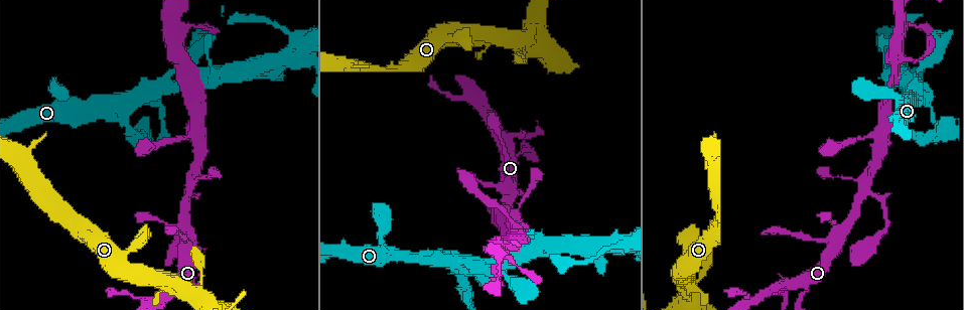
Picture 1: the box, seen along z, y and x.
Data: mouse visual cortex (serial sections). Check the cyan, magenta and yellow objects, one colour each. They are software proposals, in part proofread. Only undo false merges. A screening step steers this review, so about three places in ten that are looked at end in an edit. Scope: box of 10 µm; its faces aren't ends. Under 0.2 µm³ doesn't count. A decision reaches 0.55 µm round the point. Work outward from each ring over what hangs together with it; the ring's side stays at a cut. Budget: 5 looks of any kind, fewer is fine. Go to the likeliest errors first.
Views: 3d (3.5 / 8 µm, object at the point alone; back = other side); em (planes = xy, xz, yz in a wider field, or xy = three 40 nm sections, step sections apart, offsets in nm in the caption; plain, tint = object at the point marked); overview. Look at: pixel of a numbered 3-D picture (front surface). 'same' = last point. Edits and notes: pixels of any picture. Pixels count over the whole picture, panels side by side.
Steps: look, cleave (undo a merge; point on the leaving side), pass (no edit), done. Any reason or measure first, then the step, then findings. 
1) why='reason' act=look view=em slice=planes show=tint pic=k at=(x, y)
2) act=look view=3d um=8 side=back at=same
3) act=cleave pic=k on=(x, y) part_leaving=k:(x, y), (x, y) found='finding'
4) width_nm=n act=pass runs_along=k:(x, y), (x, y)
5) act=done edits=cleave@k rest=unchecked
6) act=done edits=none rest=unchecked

act=look view=3d um=3.5 pic=1 at=(864, 192)

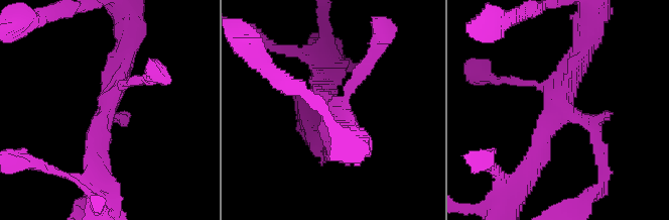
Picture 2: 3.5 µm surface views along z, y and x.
act=look view=em slice=xy step=3 show=tint pic=2 at=(562, 112)

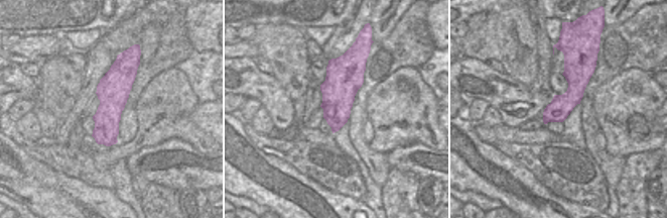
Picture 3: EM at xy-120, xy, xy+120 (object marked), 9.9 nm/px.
act=pass runs_along=3:(122, 59), (108, 115), (108, 143) found='continuous, no second cell'

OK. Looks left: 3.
why='narrows sharply' act=look view=3d um=3.5 pic=1 at=(718, 213)

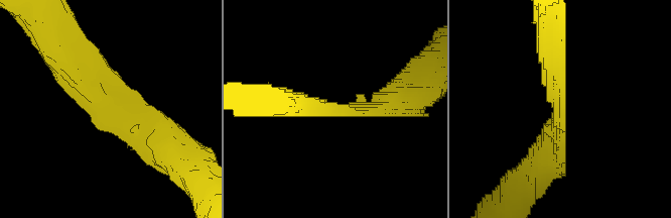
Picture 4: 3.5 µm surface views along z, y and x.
act=look view=em slice=xy step=2 show=tint pic=4 at=(108, 109)

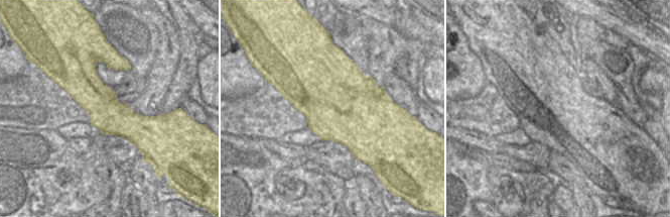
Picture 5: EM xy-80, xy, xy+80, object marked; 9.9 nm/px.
act=look view=em slice=xy step=5 show=tint at=same

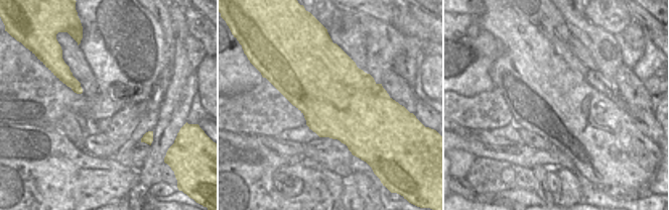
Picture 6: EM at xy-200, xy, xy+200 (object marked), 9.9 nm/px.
act=pass runs_along=4:(164, 147), (127, 126), (61, 58) found='all the same cell'

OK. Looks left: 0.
act=done edits=none rest=unchecked

